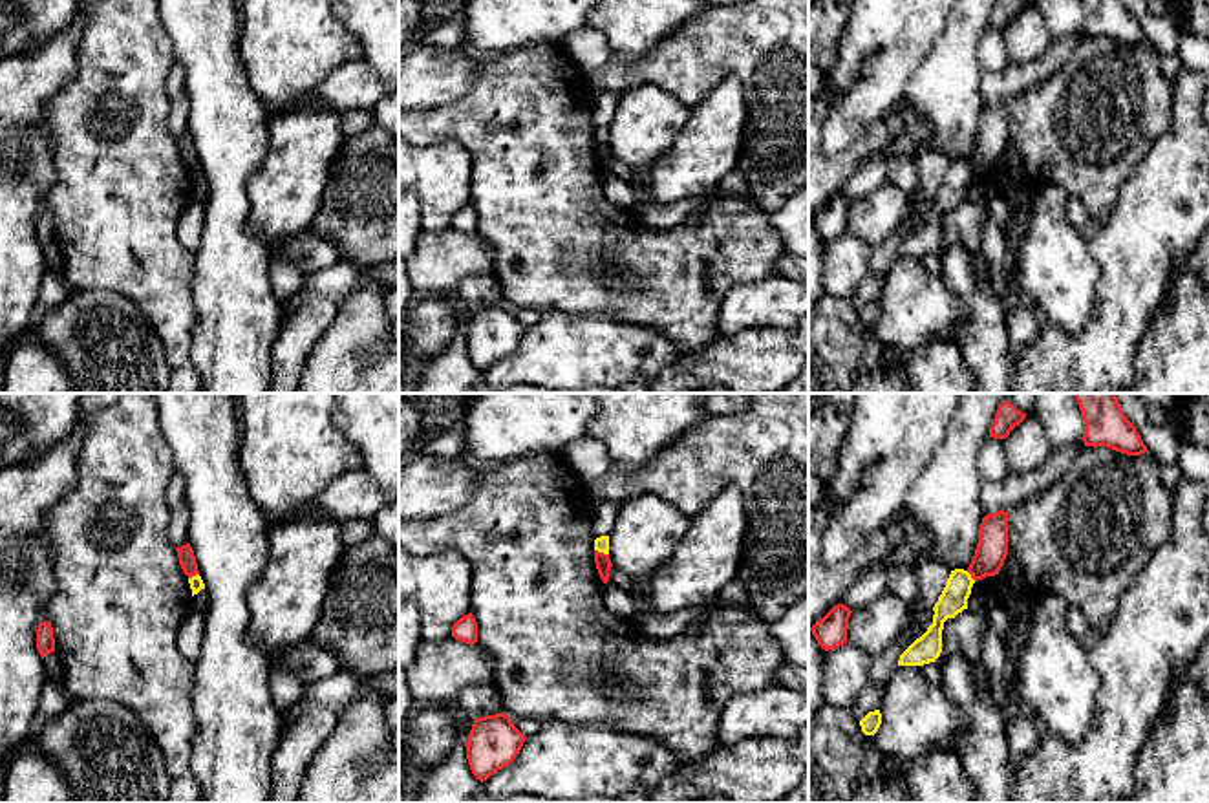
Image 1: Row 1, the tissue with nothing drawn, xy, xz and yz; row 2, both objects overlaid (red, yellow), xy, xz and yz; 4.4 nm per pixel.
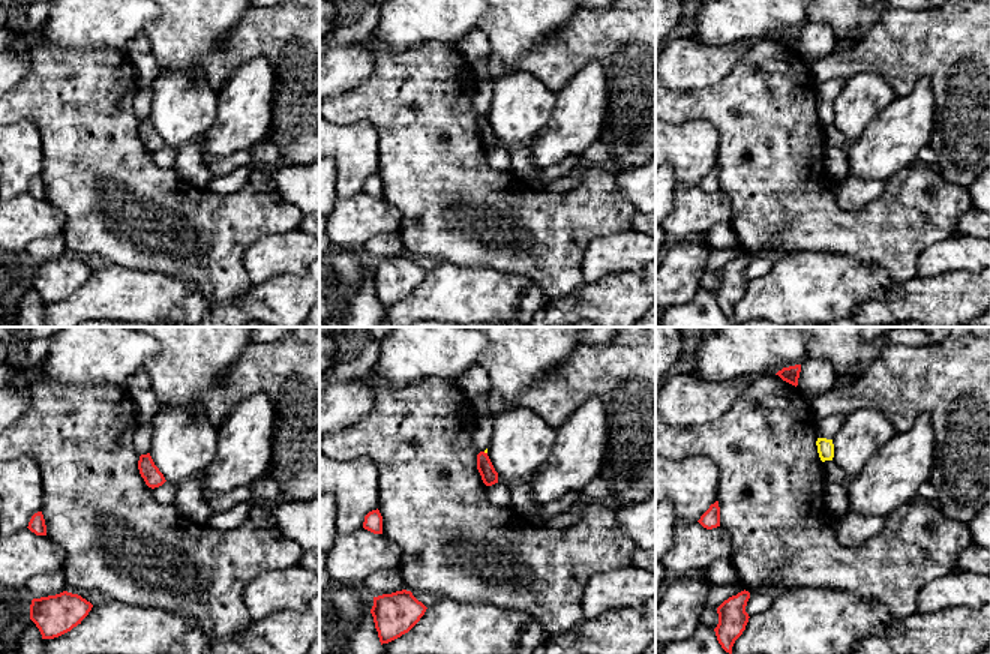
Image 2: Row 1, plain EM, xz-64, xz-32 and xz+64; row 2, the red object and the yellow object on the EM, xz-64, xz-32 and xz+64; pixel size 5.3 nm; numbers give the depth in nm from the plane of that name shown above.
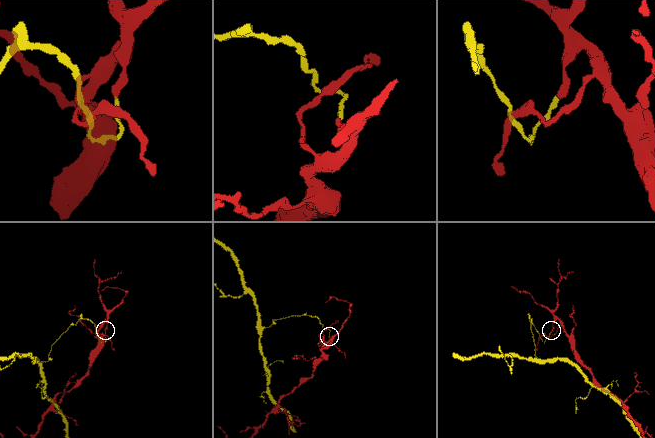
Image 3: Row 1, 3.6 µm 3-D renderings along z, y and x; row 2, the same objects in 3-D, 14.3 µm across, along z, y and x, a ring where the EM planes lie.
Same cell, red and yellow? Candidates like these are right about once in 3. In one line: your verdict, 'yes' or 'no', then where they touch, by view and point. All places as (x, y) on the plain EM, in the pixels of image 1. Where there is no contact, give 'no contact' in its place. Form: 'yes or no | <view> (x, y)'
no | xz (602, 143)

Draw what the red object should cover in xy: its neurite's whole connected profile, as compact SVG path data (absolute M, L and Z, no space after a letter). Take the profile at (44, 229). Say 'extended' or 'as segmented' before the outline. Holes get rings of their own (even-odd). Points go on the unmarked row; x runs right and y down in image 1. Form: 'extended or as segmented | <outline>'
as segmented | M49 212L38 214L35 230L37 230L37 240L42 249L55 241L53 218Z

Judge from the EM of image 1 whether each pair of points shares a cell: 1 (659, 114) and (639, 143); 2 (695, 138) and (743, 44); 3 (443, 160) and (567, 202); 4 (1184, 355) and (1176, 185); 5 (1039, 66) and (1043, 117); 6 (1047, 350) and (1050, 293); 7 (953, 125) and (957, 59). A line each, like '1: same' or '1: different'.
1: same
2: different
3: different
4: different
5: different
6: different
7: same

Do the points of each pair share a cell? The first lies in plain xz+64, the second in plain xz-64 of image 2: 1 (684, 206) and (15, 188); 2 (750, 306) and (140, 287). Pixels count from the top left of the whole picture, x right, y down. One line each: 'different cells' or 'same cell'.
1: different cells
2: same cell

